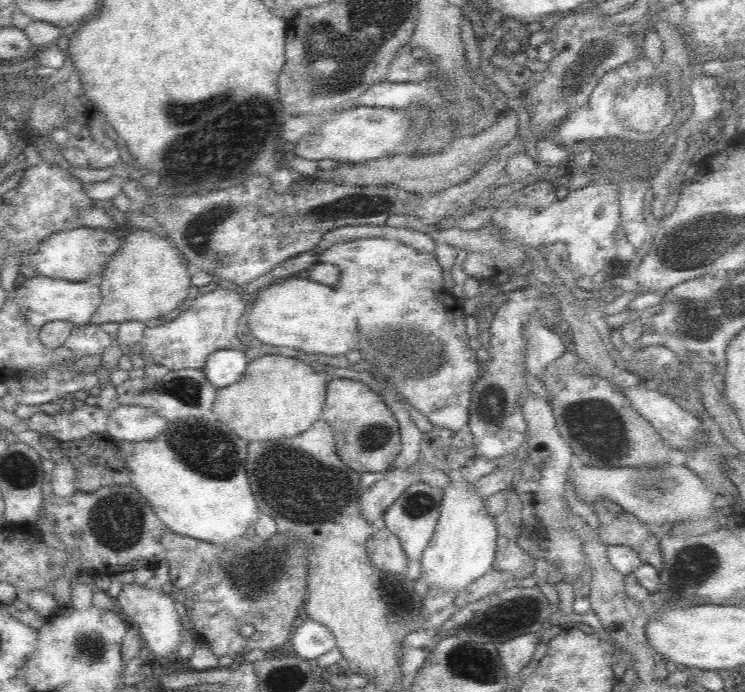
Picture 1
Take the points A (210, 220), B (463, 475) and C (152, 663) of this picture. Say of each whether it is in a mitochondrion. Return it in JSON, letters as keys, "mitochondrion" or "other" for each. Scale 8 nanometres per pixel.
{"A":"mitochondrion","B":"other","C":"other"}

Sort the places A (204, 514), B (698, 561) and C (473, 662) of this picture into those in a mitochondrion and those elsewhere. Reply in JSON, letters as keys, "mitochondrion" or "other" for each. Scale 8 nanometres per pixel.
{"A":"other","B":"mitochondrion","C":"mitochondrion"}

